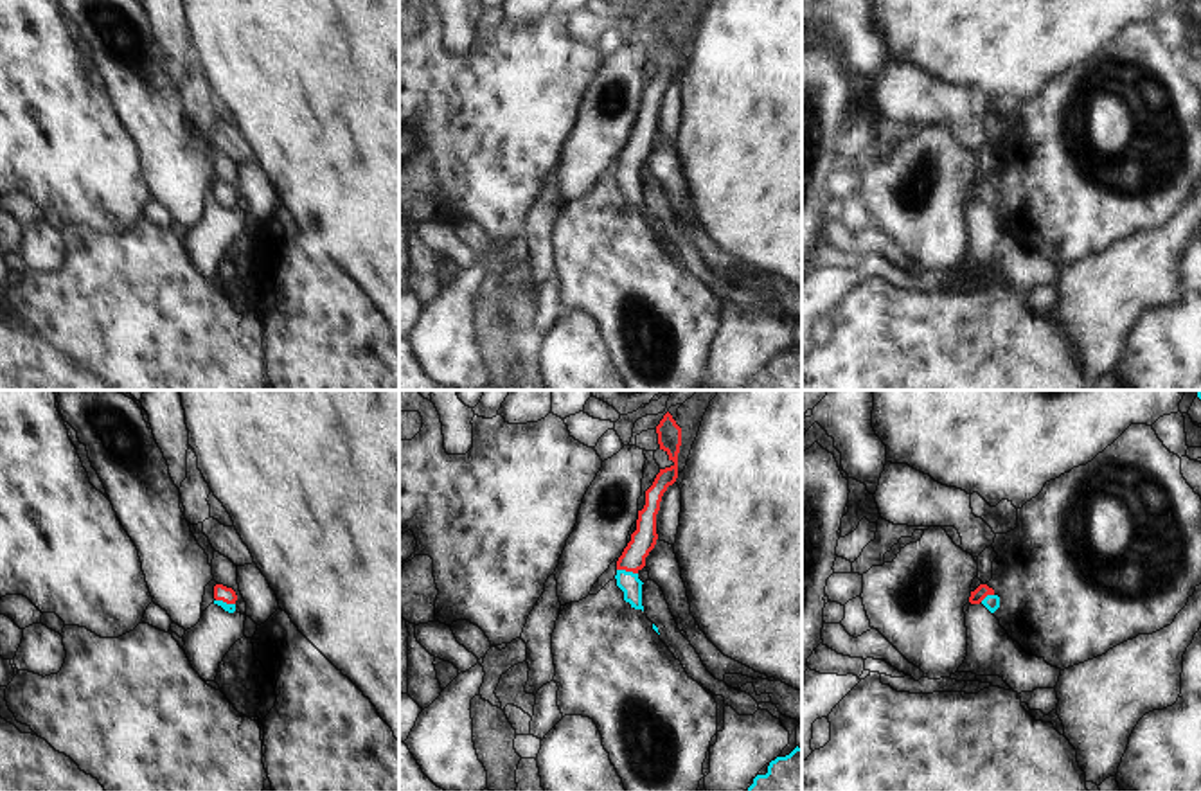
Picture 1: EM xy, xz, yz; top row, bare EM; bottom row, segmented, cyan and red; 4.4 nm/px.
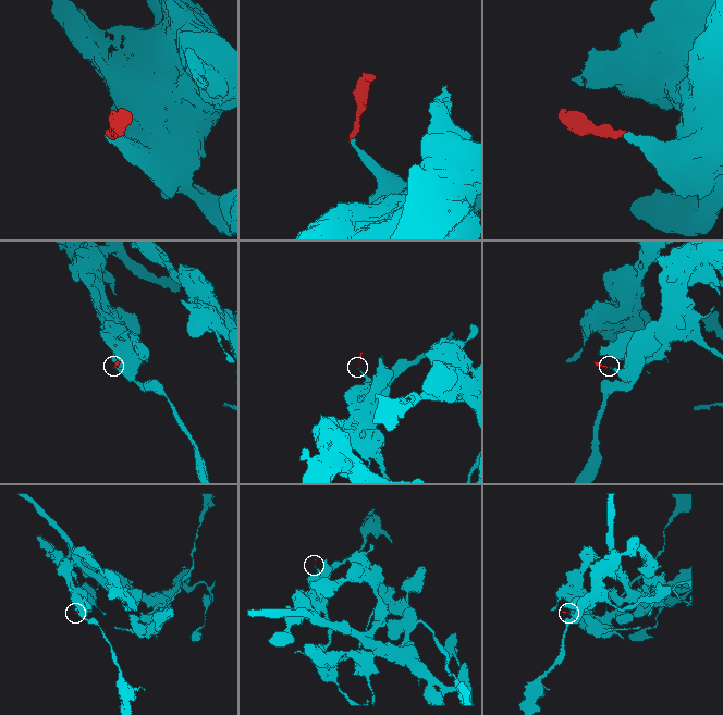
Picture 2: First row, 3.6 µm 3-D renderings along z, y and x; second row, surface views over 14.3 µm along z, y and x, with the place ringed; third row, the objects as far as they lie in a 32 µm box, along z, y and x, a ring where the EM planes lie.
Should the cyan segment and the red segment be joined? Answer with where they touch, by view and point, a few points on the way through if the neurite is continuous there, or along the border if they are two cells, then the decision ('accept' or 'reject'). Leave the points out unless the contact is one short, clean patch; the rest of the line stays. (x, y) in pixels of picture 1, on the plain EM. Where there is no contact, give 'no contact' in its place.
xz (628, 169) | across xz (628, 178), (628, 169), (644, 135) | accept

